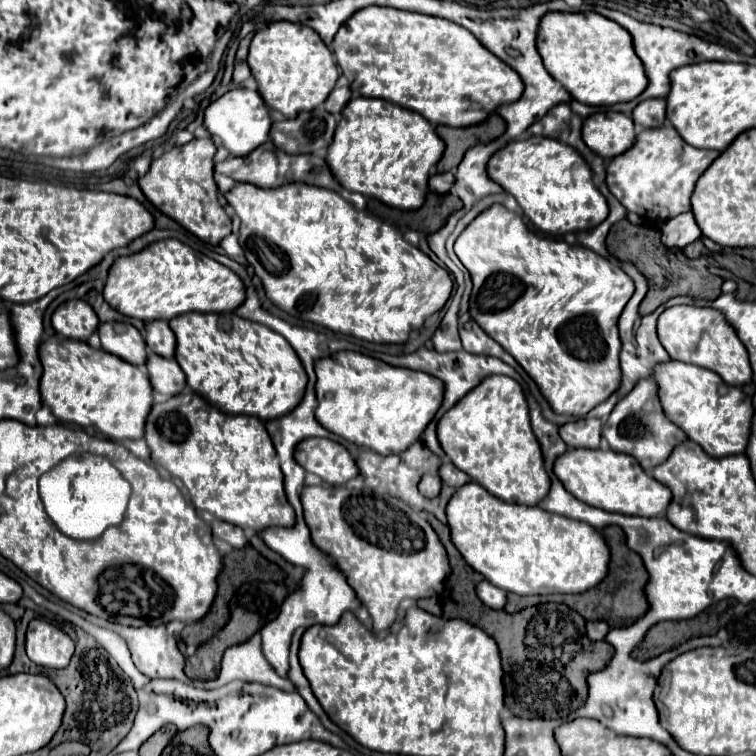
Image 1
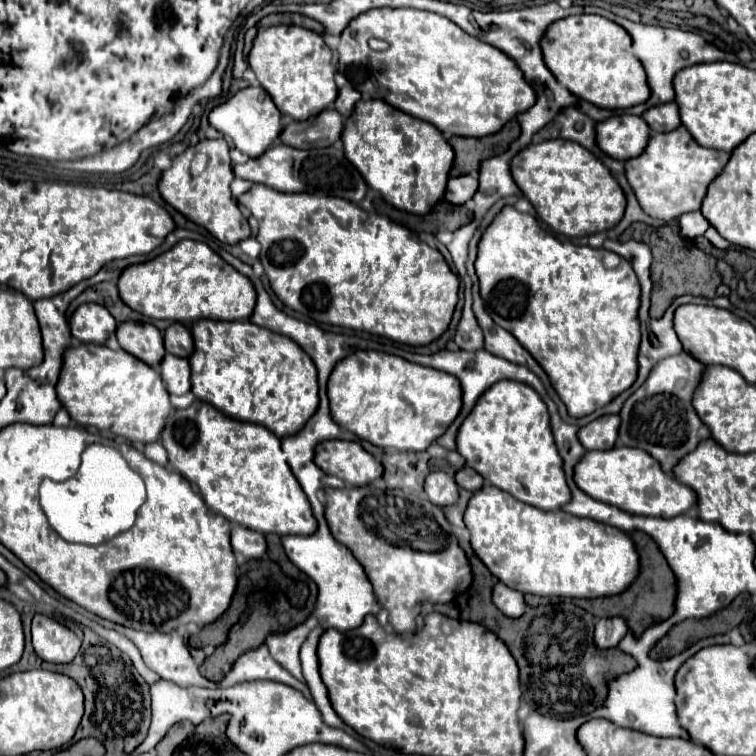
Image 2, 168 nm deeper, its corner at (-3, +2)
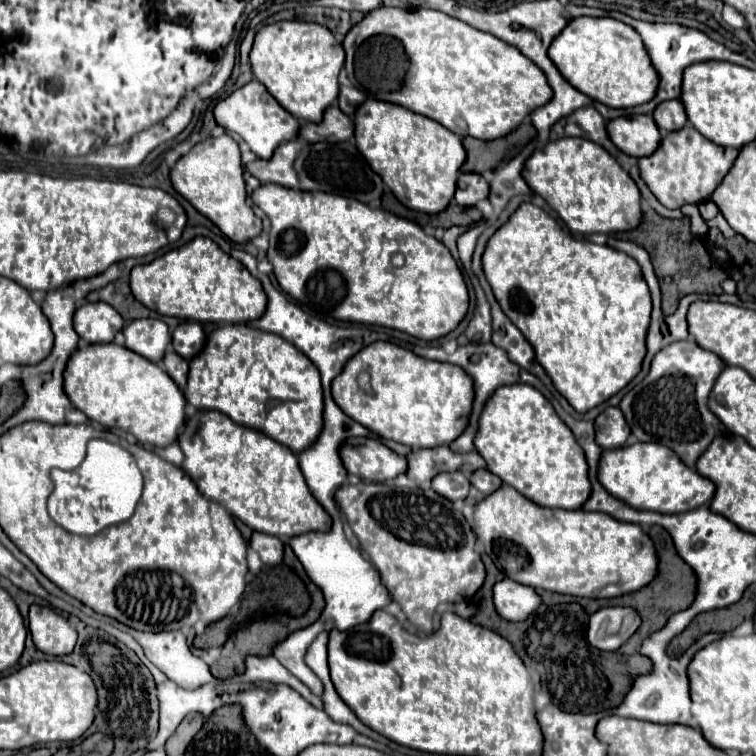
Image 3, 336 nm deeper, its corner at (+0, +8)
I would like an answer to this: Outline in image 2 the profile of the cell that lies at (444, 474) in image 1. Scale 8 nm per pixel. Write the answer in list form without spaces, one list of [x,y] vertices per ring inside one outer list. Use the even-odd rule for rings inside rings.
[[[469,466],[463,468],[463,470],[459,470],[457,476],[455,476],[455,480],[457,480],[457,484],[459,484],[461,488],[471,490],[471,492],[481,490],[483,484],[485,484],[485,478],[483,478],[479,472],[475,472],[473,468],[469,468]]]

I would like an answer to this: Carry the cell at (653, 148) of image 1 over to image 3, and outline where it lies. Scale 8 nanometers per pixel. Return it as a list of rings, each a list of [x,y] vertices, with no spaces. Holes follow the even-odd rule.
[[[686,124],[684,128],[666,134],[654,154],[640,158],[638,170],[640,178],[646,182],[646,186],[662,206],[680,208],[682,204],[700,204],[708,200],[734,164],[736,156],[736,148],[716,146],[714,142],[706,140],[692,124]]]

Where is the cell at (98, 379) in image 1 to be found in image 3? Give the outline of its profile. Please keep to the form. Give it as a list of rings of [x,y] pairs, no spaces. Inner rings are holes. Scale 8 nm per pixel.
[[[114,342],[90,344],[84,348],[78,348],[70,356],[68,366],[64,370],[64,392],[70,398],[70,402],[74,404],[74,408],[84,412],[90,420],[96,420],[106,428],[116,426],[124,432],[130,432],[138,442],[150,444],[150,446],[168,446],[168,444],[176,442],[176,432],[184,424],[184,418],[186,418],[186,414],[184,414],[186,398],[178,390],[174,380],[170,380],[170,376],[158,364],[154,364],[154,362],[146,360],[144,356],[140,356],[124,346],[118,346]]]

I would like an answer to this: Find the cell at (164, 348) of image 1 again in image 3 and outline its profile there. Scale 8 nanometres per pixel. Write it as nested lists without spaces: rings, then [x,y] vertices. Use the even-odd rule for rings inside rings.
[[[182,322],[172,332],[172,346],[186,360],[194,358],[204,348],[204,342],[206,334],[198,322]]]

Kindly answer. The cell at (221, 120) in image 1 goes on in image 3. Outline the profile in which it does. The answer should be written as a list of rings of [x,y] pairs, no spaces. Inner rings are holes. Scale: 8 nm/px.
[[[258,80],[248,82],[246,86],[232,92],[228,98],[220,100],[214,106],[214,118],[218,126],[238,134],[258,158],[270,158],[278,144],[296,138],[298,132],[298,120],[288,114]]]

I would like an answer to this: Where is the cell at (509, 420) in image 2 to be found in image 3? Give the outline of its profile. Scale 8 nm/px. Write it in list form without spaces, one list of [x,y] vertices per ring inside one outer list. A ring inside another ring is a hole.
[[[508,384],[492,392],[478,420],[474,448],[486,460],[486,468],[492,474],[496,474],[504,484],[516,488],[520,494],[524,494],[538,506],[578,510],[590,496],[588,464],[586,458],[582,456],[582,448],[576,444],[570,428],[566,428],[564,422],[558,418],[552,404],[536,388],[528,384]]]

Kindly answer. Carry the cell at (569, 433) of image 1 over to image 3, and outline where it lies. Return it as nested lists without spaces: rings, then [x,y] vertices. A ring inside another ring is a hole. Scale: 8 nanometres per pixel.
[[[610,406],[596,418],[594,432],[596,432],[596,442],[602,444],[604,450],[608,450],[608,448],[620,448],[626,442],[630,428],[620,408]]]

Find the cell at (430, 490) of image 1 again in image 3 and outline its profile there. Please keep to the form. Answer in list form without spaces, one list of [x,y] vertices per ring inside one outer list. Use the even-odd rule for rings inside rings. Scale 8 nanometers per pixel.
[[[442,472],[432,478],[432,490],[442,492],[450,502],[464,500],[470,490],[470,480],[462,472]]]

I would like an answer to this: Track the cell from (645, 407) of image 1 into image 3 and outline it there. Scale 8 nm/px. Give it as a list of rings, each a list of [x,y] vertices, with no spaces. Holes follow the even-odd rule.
[[[694,340],[674,342],[662,348],[654,360],[648,376],[636,384],[620,402],[620,410],[640,442],[654,442],[670,448],[690,470],[698,456],[708,448],[714,436],[724,432],[724,426],[708,410],[706,400],[718,378],[724,362],[708,350],[702,350]]]

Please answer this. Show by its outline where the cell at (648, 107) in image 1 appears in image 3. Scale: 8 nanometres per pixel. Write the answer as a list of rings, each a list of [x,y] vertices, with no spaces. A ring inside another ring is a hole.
[[[666,100],[656,106],[654,110],[654,122],[660,130],[678,130],[686,124],[686,112],[682,112],[680,100]]]

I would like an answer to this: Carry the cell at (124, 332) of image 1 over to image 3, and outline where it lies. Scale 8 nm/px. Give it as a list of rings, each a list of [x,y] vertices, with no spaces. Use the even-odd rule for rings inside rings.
[[[140,318],[132,320],[124,326],[126,336],[126,348],[132,352],[138,352],[140,356],[160,364],[166,346],[170,344],[170,330],[162,320],[152,318]]]

